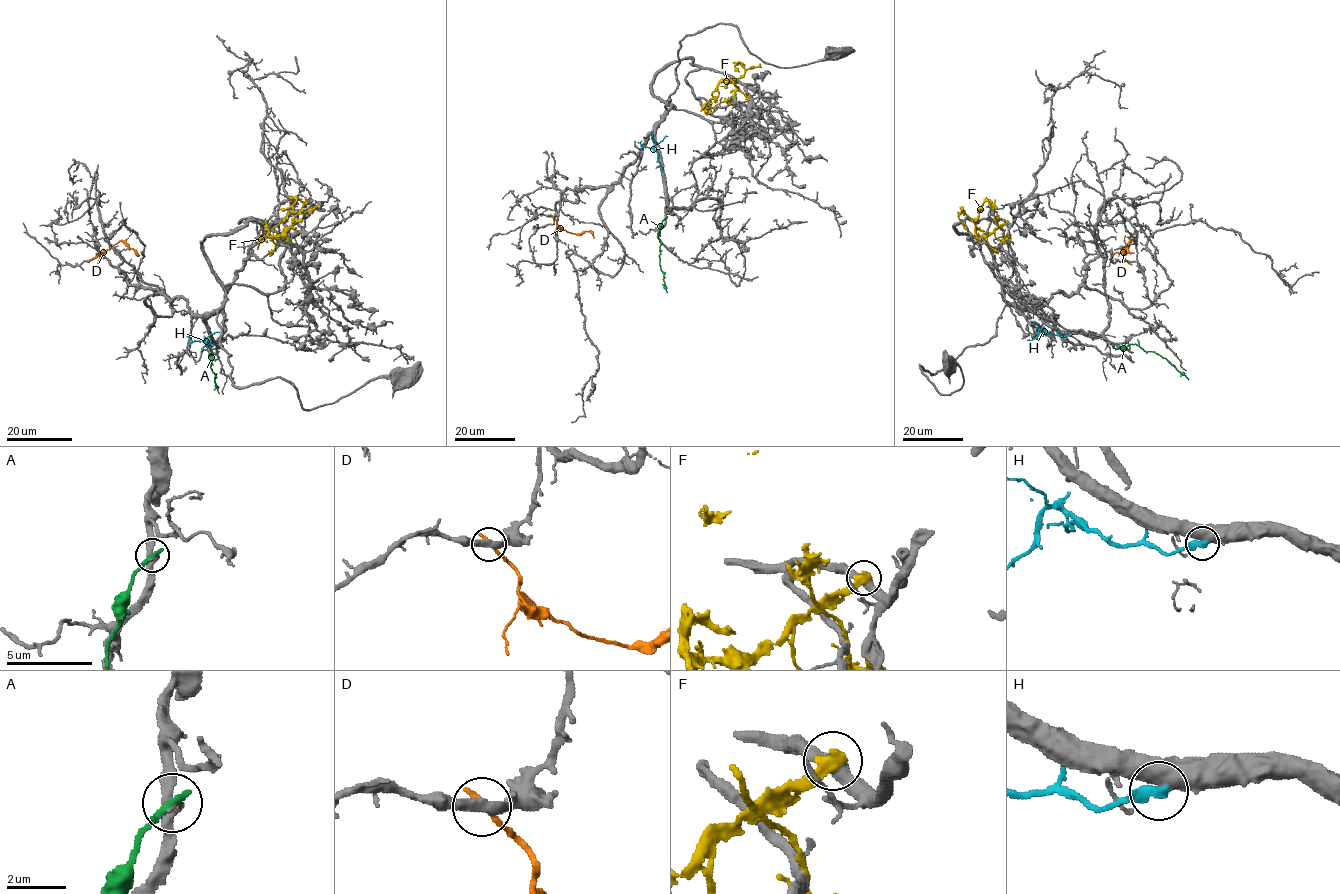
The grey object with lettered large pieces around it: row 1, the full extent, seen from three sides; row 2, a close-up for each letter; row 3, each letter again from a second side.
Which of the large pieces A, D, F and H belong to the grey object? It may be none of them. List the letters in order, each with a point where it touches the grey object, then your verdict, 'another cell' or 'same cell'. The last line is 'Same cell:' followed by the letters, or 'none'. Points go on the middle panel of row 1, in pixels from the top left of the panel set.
A: (666, 217) | another cell
D: (551, 216) | another cell
F: (710, 111) | another cell
H: (662, 171) | another cell
Same cell: none

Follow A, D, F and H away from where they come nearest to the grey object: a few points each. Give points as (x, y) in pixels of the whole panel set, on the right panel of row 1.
A: (1114, 347), (1134, 344), (1155, 352), (1188, 380)
D: (1112, 255), (1127, 246), (1129, 239), (1127, 249), (1133, 253)
F: (1007, 221), (987, 235), (978, 235), (972, 219), (960, 213), (960, 223), (967, 230)
H: (1067, 334), (1051, 335), (1039, 328), (1037, 334), (1027, 340)

